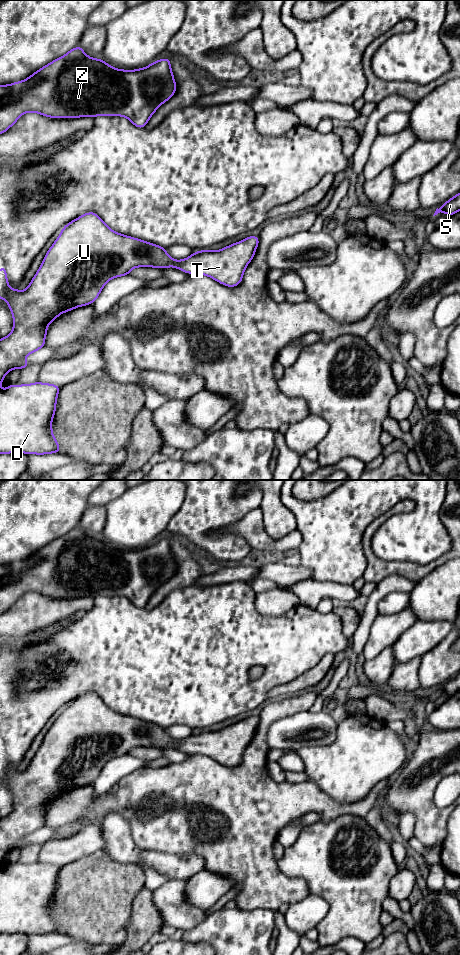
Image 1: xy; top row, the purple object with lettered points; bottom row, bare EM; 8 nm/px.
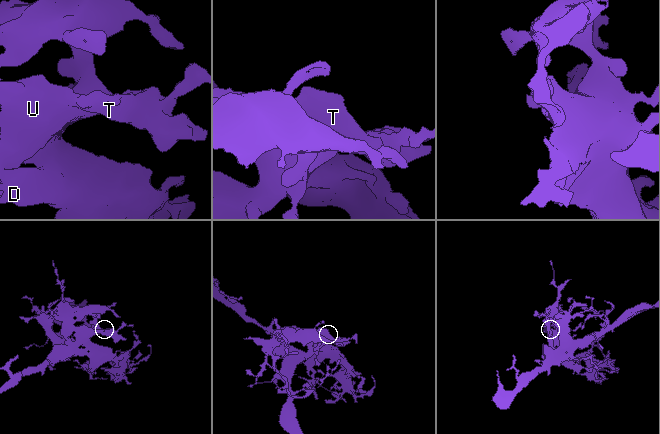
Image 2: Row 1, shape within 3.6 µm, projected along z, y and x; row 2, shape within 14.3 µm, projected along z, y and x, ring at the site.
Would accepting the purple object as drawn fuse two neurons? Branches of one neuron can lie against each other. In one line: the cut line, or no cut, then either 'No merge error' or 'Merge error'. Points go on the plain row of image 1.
No split. No merge error

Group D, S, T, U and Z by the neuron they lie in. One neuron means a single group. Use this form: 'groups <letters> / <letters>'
groups D S T U Z

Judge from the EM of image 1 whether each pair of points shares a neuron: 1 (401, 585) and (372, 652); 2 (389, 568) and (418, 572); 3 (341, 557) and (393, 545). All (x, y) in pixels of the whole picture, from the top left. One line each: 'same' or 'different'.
1: different
2: same
3: same

